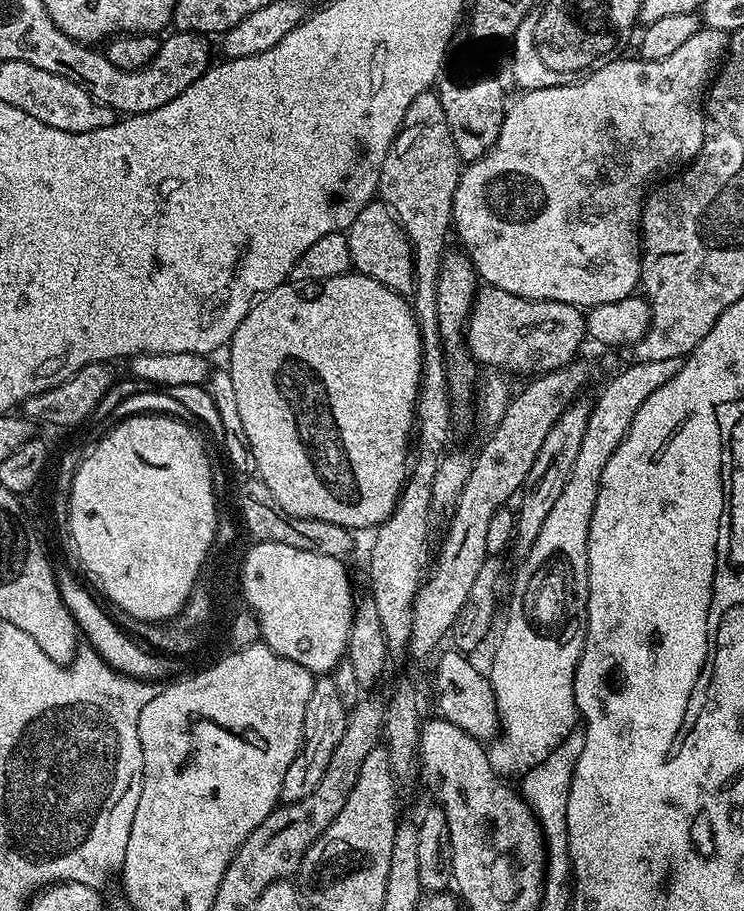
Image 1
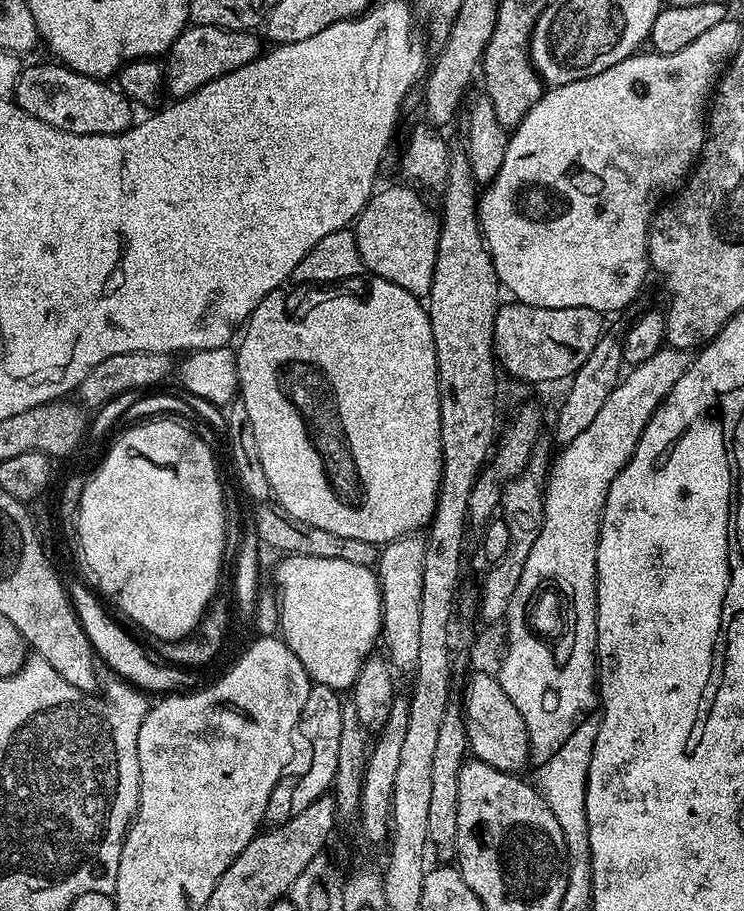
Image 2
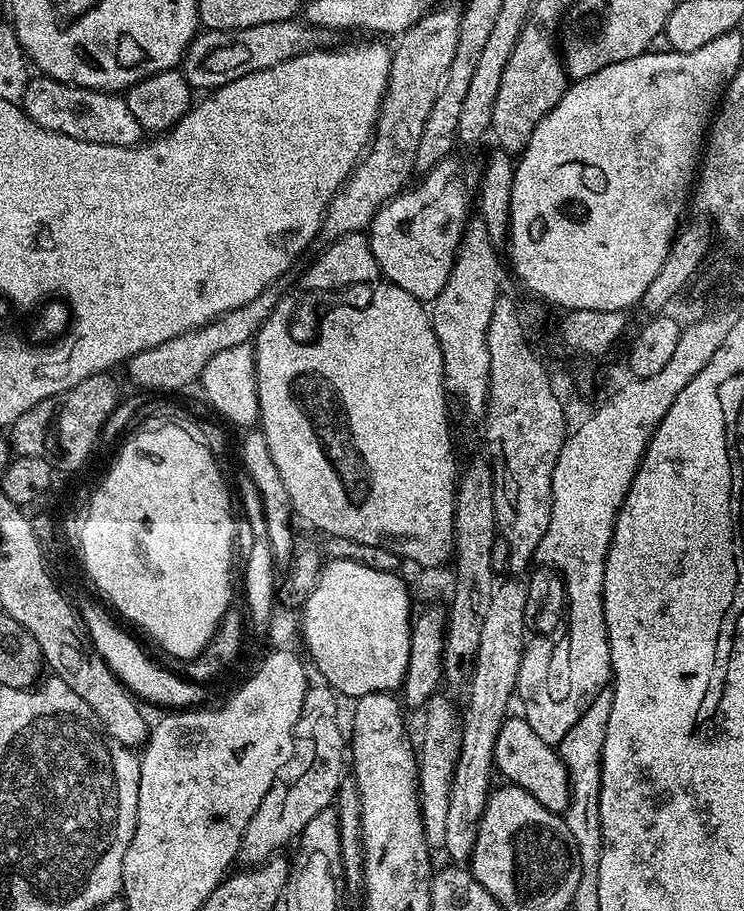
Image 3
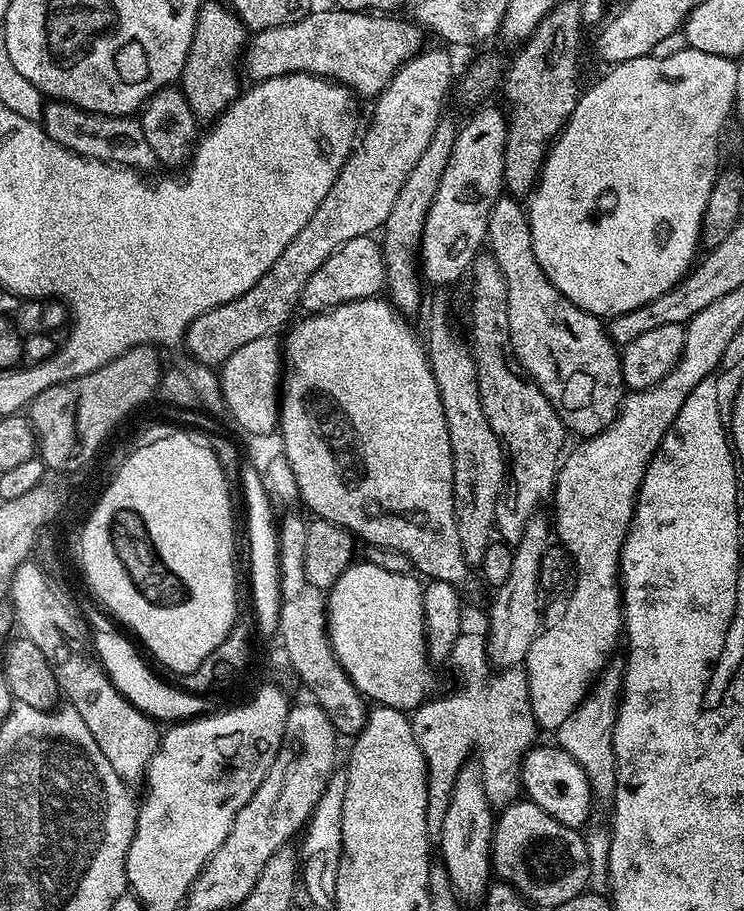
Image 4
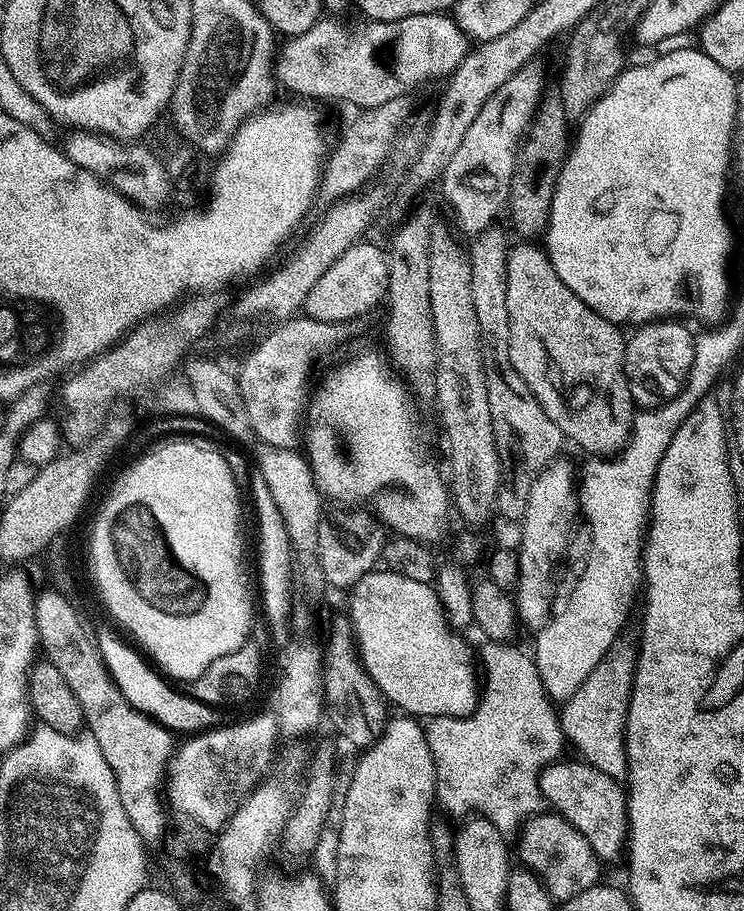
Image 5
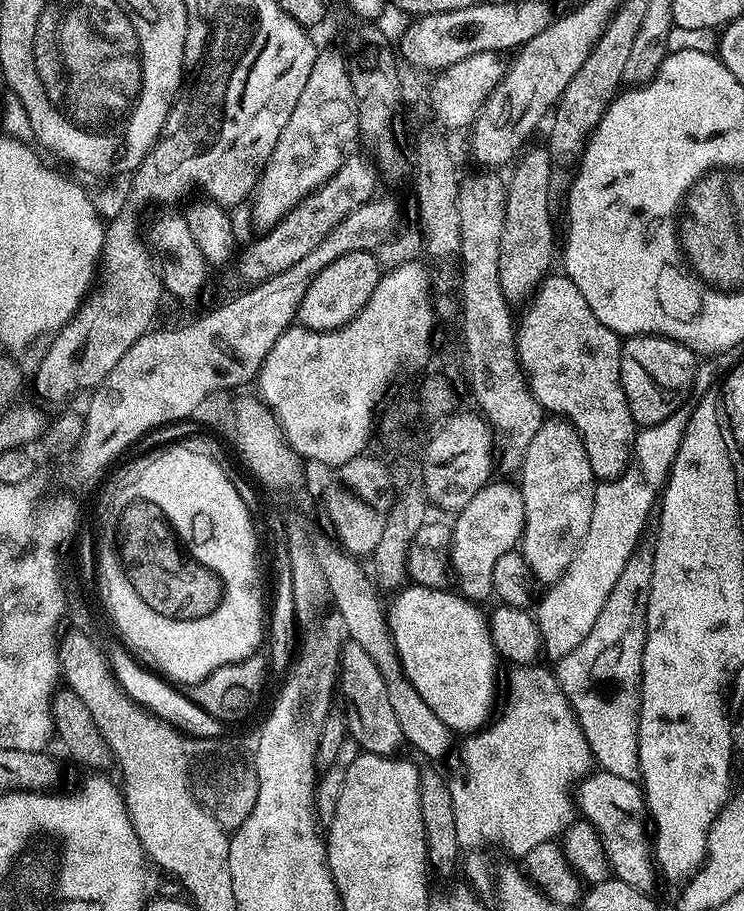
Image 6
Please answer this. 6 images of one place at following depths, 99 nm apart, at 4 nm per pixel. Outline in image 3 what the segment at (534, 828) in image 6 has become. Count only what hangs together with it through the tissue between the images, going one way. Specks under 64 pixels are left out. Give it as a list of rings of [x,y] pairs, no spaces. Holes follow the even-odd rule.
[[[444,694],[431,696],[422,709],[424,715],[424,737],[418,740],[418,767],[416,783],[420,794],[420,821],[424,827],[424,840],[429,849],[443,849],[446,842],[446,810],[448,795],[452,785],[452,775],[456,769],[456,759],[460,753],[460,729],[458,720],[452,717],[452,704]]]

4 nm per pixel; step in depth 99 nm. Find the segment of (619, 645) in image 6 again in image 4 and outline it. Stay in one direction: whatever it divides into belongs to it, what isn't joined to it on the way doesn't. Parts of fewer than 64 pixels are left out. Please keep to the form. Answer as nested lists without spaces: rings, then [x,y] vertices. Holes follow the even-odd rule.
[[[612,662],[605,667],[600,673],[598,679],[589,687],[585,698],[580,705],[572,712],[570,718],[566,718],[566,722],[562,722],[562,726],[554,729],[556,736],[555,743],[562,749],[566,750],[566,754],[570,754],[570,758],[574,758],[574,762],[578,762],[578,766],[582,766],[582,770],[586,774],[586,778],[592,787],[593,797],[610,798],[616,793],[616,759],[614,758],[614,722],[616,716],[620,712],[620,701],[624,691],[624,664]]]

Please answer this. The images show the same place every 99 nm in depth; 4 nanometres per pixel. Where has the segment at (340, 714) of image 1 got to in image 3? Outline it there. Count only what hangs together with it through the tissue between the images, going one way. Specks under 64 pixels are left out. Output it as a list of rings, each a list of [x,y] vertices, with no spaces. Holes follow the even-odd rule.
[[[327,686],[319,687],[309,687],[305,694],[298,722],[292,727],[292,755],[280,768],[270,790],[266,790],[262,806],[254,810],[254,818],[250,818],[242,834],[238,853],[239,863],[244,863],[241,865],[255,866],[271,860],[284,850],[280,848],[286,847],[292,839],[295,841],[319,812],[333,807],[336,791],[346,772],[346,732],[340,729],[337,693]]]

